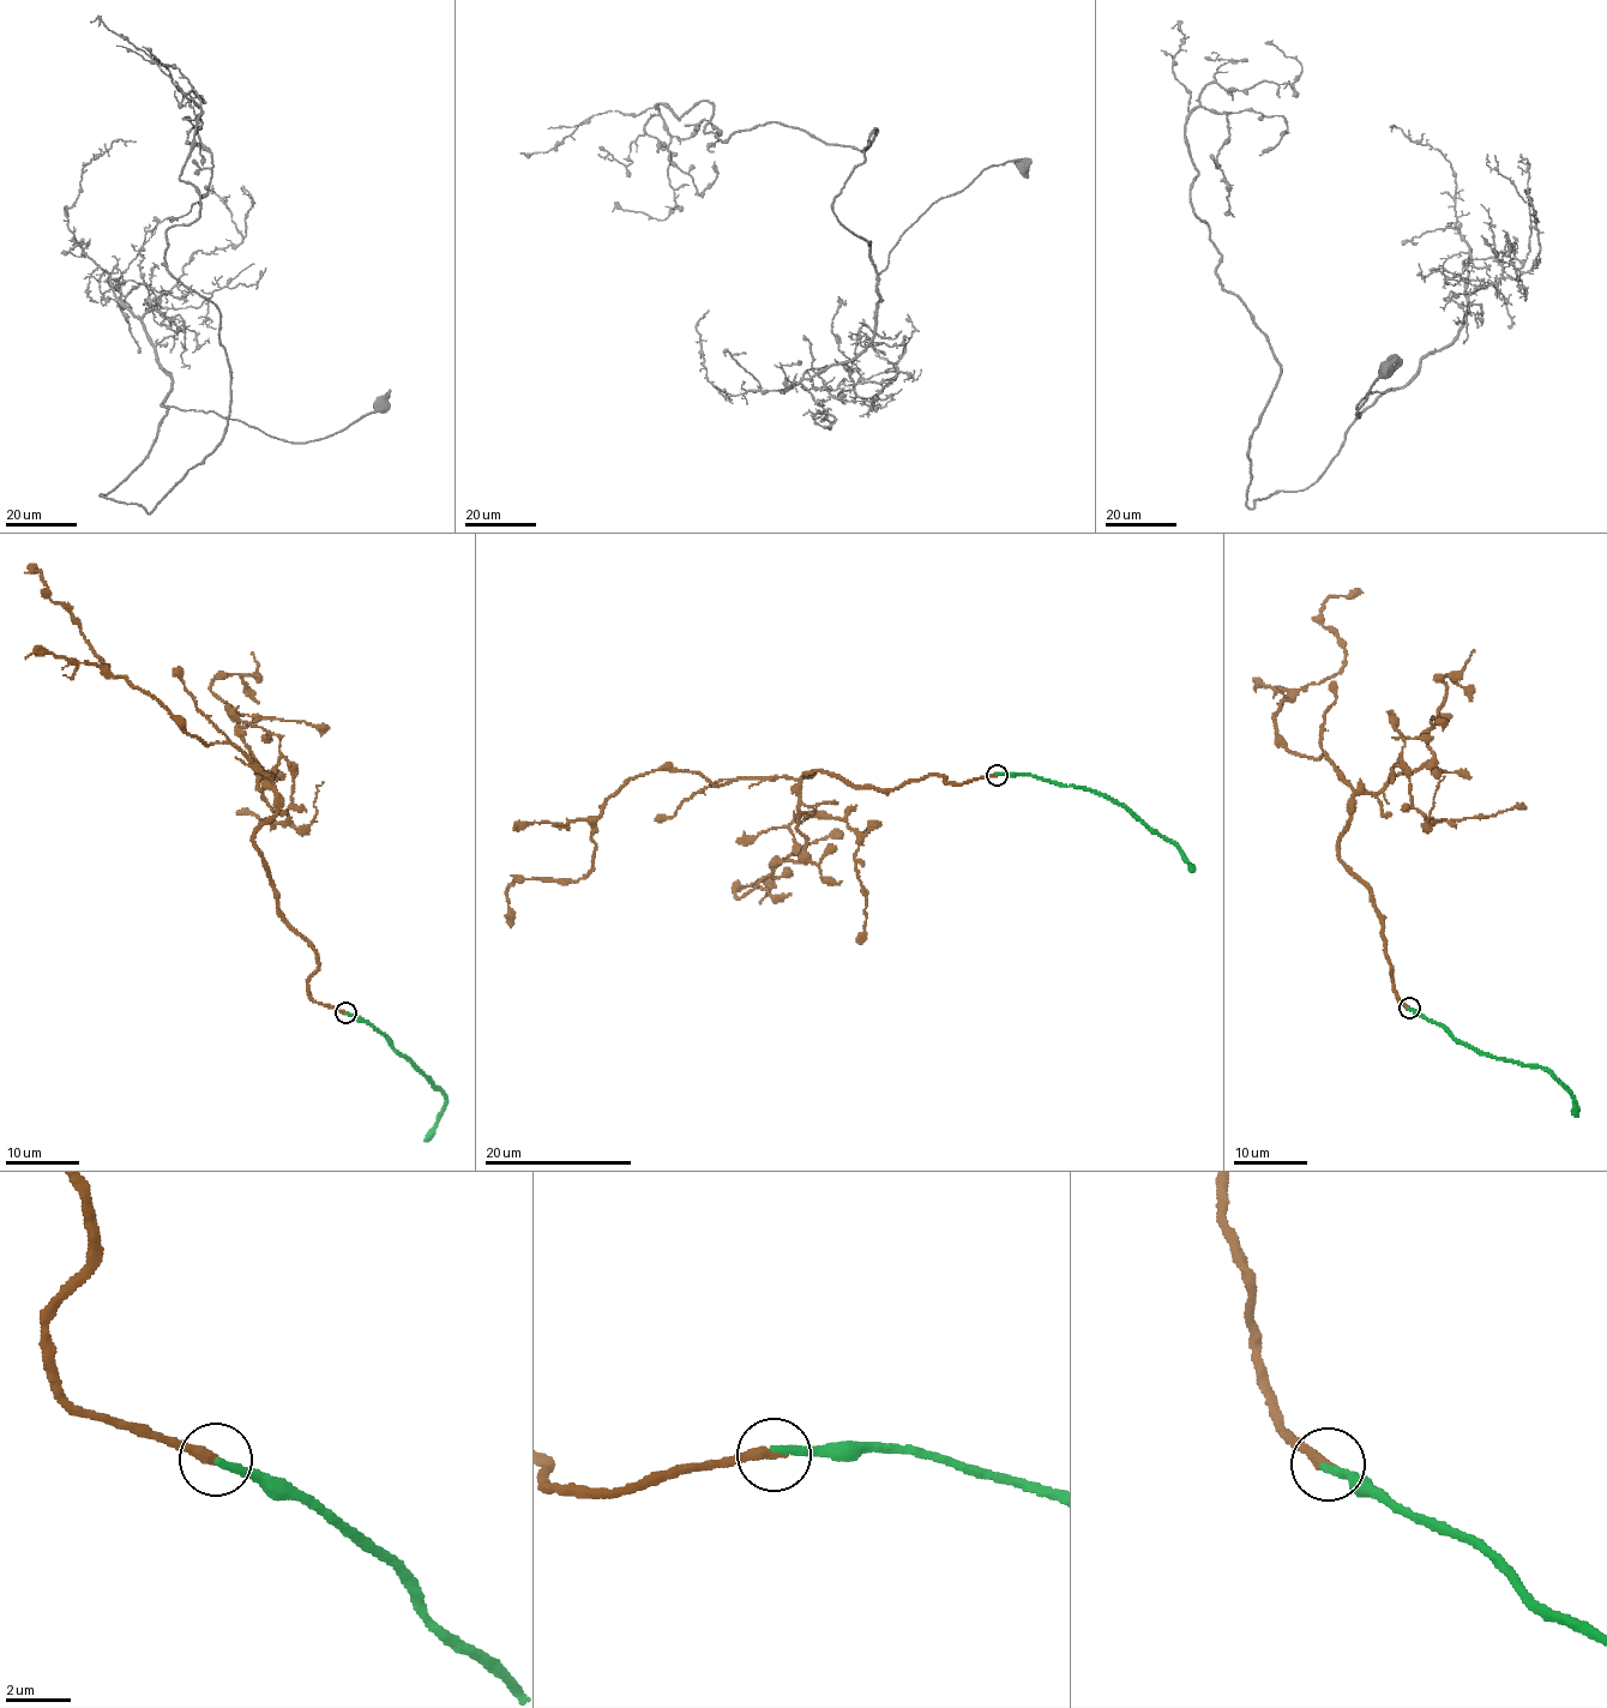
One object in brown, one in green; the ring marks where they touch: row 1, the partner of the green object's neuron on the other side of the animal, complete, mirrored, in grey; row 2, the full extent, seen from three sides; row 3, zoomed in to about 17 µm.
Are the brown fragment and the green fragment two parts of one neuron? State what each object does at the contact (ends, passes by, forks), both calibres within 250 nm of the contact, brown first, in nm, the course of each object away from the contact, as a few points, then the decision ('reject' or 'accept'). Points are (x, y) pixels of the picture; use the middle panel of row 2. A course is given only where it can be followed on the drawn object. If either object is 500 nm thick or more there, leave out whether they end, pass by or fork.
brown ends; green ends; calibres 340 and 240 nm; course brown (995, 775), (880, 789), (820, 771), (712, 785), (645, 771), (605, 801), (587, 874), (510, 884), (510, 927); course green (995, 775), (1031, 775), (1089, 788), (1125, 805), (1178, 848), (1185, 860), (1193, 865), (1191, 871); accept

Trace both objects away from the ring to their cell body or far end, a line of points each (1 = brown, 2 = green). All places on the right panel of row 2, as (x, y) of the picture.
1: (1408, 1008), (1371, 889), (1337, 848), (1353, 791), (1274, 720), (1343, 665), (1322, 603), (1362, 593)
2: (1408, 1008), (1442, 1024), (1455, 1038), (1497, 1058), (1540, 1065), (1559, 1078), (1570, 1092), (1576, 1117)

